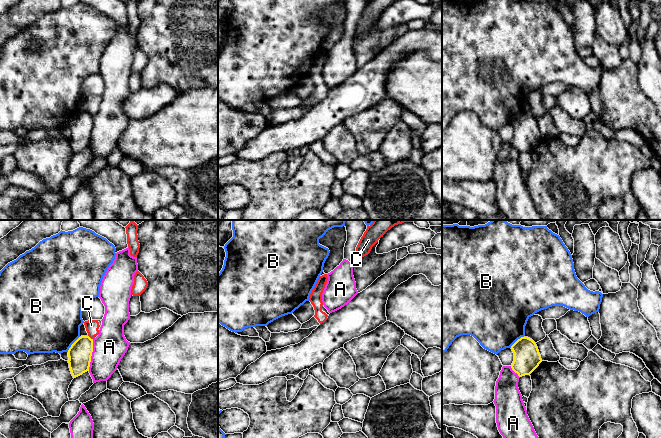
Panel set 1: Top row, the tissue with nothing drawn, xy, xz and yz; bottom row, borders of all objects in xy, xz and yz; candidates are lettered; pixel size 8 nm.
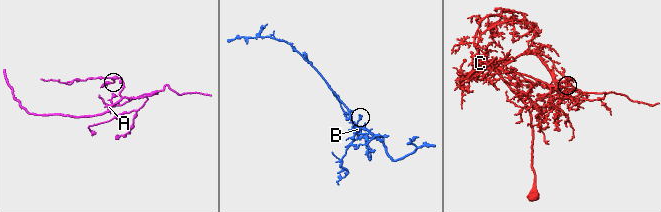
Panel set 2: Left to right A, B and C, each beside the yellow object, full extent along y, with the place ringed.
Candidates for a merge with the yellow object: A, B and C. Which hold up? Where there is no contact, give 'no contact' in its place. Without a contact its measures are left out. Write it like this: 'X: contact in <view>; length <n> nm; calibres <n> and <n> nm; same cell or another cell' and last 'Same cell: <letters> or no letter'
A: contact in xy; length 260 nm; calibres 190 and 260 nm; another cell
B: contact in xy; length 160 nm; calibres 190 and 480 nm; another cell
C: contact in xy; length 50 nm; calibres 190 and 110 nm; another cell
Same cell: no letter

